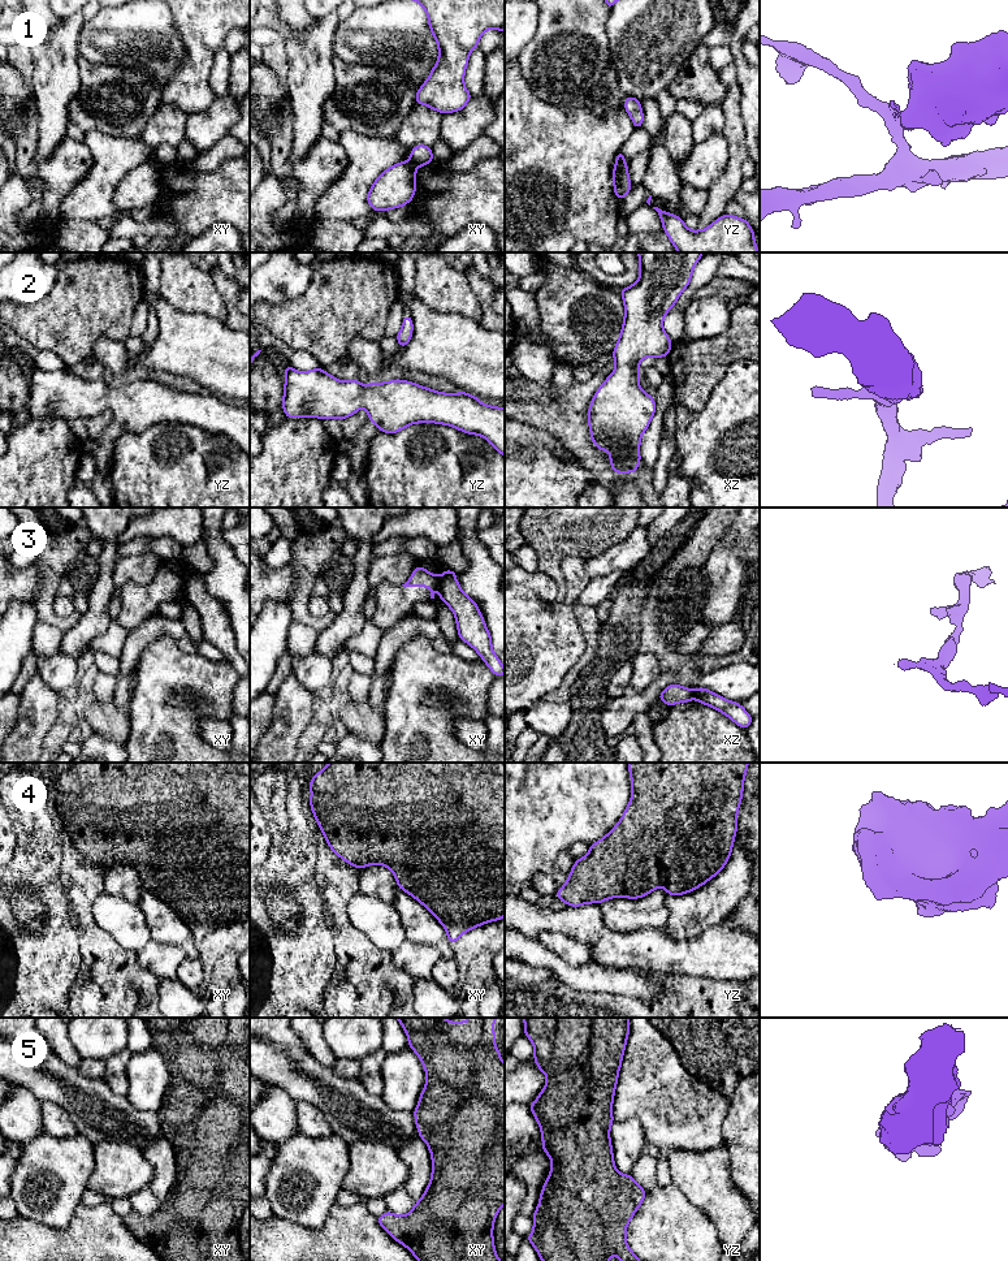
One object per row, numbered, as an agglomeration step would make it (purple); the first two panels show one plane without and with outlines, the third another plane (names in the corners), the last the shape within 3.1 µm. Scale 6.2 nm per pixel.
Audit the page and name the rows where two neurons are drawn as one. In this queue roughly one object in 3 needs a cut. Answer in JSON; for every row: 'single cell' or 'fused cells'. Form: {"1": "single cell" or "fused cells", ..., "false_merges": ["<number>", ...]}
{"1": "fused cells", "2": "single cell", "3": "fused cells", "4": "single cell", "5": "single cell", "false_merges": ["1", "3"]}

